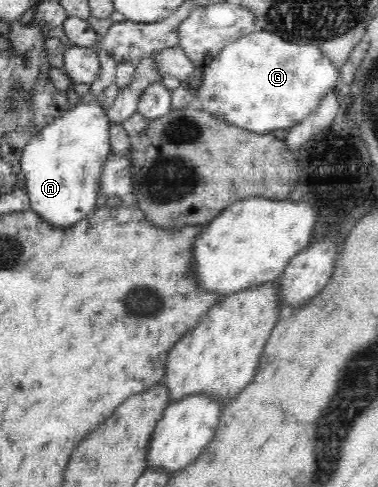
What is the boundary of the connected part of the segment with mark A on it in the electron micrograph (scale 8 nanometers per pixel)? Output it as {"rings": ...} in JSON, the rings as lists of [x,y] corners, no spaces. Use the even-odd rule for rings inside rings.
{"rings":[[[88,97],[44,126],[26,144],[21,154],[21,172],[25,174],[30,209],[52,226],[68,228],[88,217],[95,207],[100,173],[106,156],[111,154],[110,126],[108,115],[97,99]]]}

